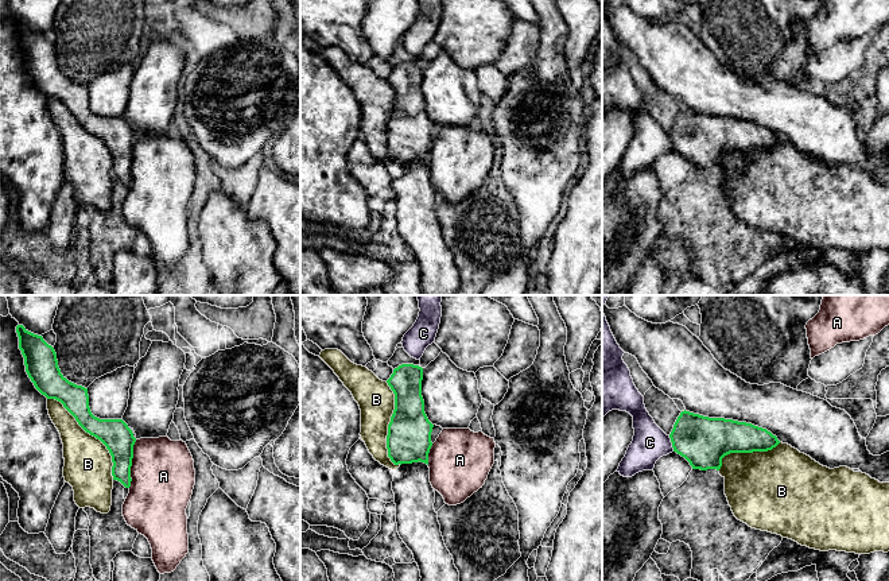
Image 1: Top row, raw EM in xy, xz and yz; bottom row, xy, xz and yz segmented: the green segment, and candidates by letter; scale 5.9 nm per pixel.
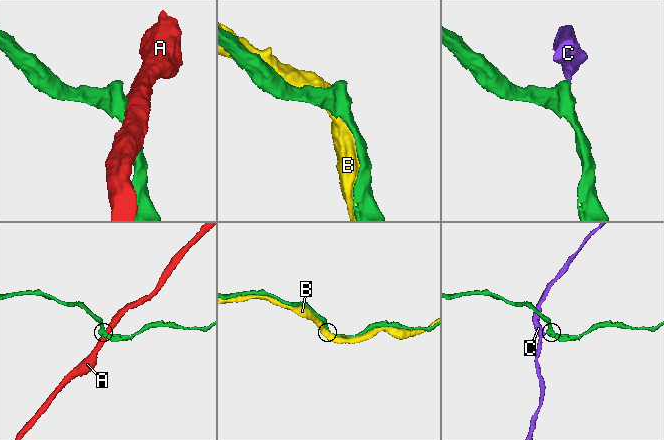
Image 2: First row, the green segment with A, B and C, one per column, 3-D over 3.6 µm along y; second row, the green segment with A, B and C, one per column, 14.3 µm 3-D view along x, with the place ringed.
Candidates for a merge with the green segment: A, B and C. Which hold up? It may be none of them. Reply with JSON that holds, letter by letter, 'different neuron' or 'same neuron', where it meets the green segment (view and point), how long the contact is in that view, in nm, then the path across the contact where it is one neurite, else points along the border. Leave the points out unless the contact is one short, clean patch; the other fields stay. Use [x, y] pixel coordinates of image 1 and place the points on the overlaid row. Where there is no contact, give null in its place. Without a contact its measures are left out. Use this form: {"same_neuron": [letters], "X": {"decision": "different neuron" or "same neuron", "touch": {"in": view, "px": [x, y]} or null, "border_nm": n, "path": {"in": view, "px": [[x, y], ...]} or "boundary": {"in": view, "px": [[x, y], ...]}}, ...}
{"same_neuron": ["B"], "A": {"decision": "different neuron", "touch": {"in": "xy", "px": [131, 464]}, "border_nm": 300}, "B": {"decision": "same neuron", "touch": {"in": "xy", "px": [92, 434]}, "border_nm": 650}, "C": {"decision": "different neuron", "touch": {"in": "yz", "px": [672, 444]}, "border_nm": 100, "boundary": {"in": "yz", "px": [[668, 436], [674, 450]]}}}

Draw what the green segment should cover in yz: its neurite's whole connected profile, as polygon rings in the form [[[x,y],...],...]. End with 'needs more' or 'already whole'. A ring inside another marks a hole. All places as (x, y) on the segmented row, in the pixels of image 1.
[[[682,411],[669,434],[673,452],[684,457],[692,469],[717,469],[722,466],[722,458],[730,453],[768,452],[780,441],[766,429],[746,422],[725,418],[709,418],[690,411]]] | already whole

